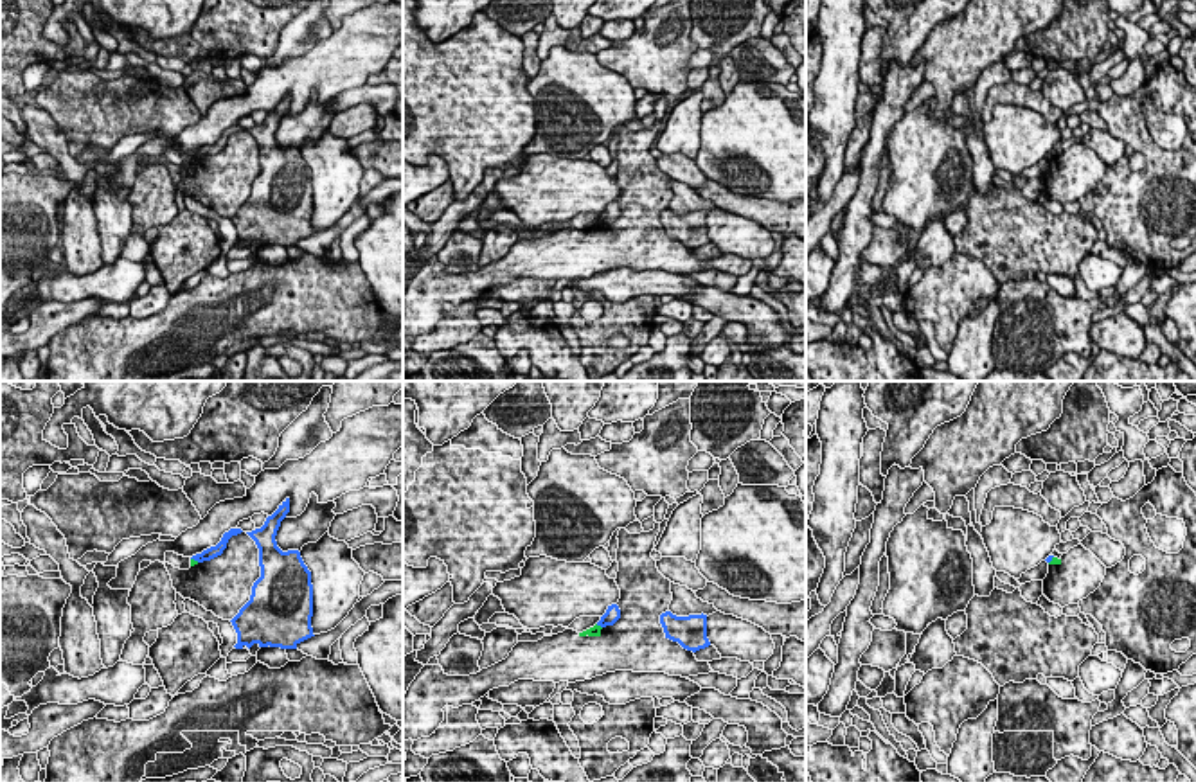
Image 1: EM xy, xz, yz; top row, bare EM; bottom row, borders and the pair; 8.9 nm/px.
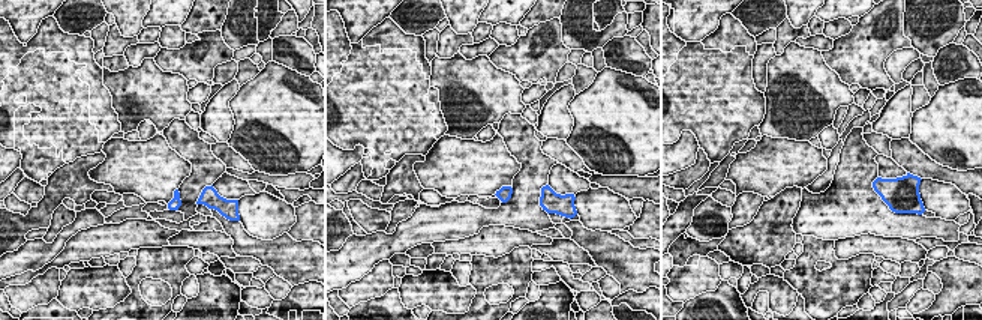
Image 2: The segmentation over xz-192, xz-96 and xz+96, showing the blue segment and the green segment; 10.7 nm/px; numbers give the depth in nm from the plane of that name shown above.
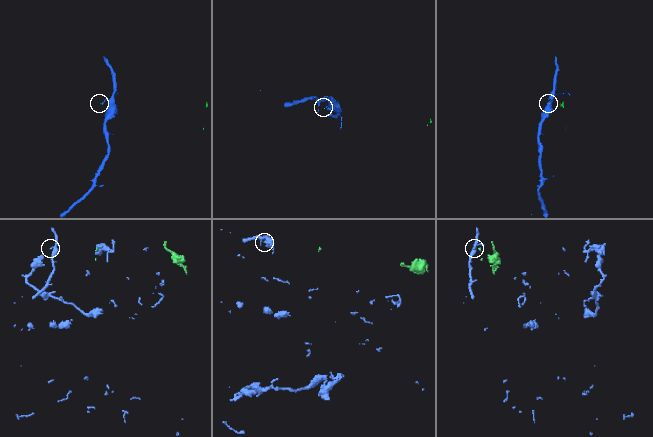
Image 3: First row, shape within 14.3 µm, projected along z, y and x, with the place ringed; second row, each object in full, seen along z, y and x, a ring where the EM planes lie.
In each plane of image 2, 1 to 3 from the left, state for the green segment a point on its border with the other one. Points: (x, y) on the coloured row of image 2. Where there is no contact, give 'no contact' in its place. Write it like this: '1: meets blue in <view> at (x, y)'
1: no contact
2: no contact
3: no contact

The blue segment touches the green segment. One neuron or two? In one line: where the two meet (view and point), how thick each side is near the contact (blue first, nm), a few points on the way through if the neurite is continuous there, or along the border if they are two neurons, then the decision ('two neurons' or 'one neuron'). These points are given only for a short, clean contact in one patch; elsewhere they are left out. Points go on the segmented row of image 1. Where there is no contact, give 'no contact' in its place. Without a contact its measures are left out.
meets blue in xy at (195, 559); 100 nm thick on the blue side, 50 nm on the other; border along xy (191, 558), (198, 561); two neurons

